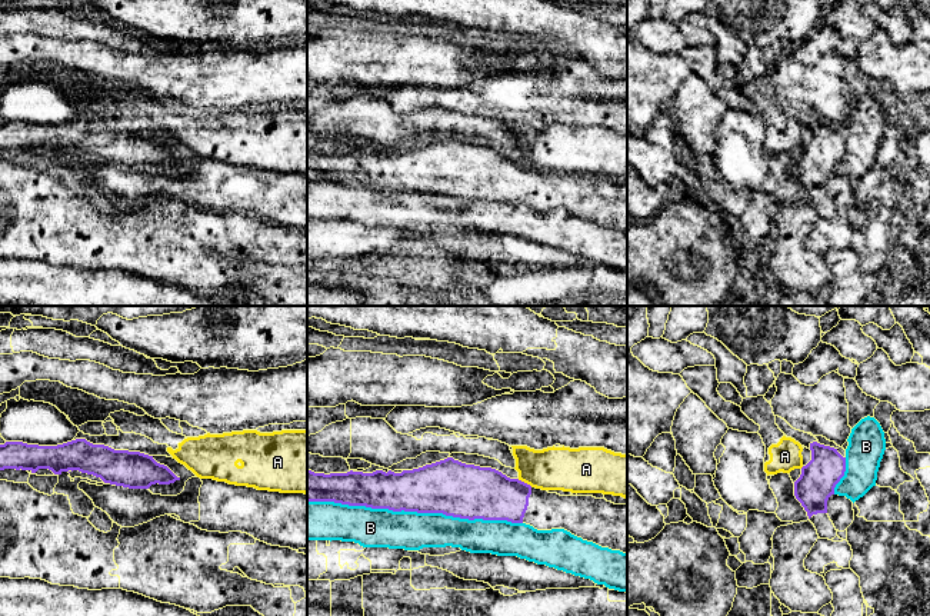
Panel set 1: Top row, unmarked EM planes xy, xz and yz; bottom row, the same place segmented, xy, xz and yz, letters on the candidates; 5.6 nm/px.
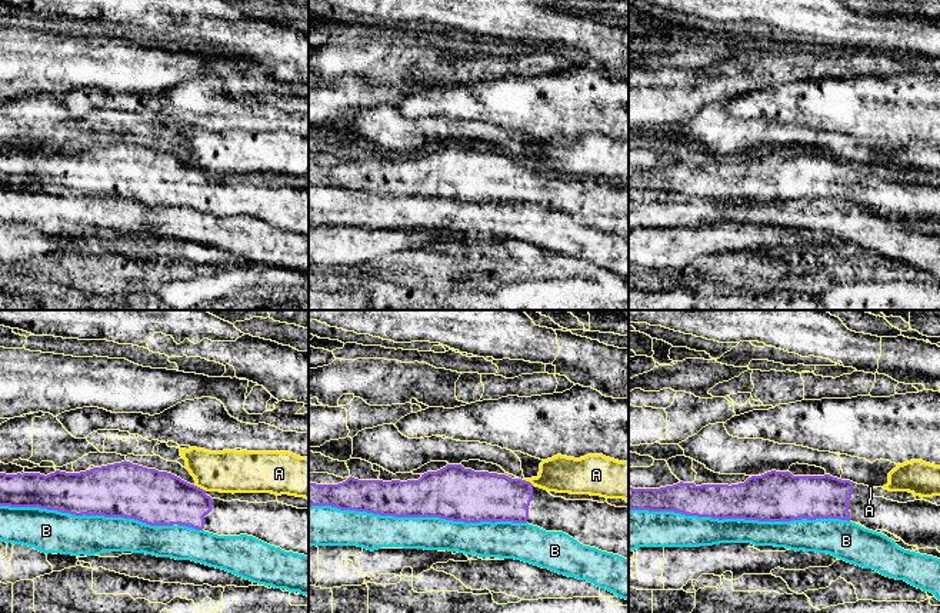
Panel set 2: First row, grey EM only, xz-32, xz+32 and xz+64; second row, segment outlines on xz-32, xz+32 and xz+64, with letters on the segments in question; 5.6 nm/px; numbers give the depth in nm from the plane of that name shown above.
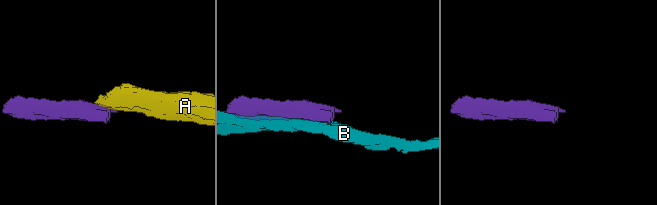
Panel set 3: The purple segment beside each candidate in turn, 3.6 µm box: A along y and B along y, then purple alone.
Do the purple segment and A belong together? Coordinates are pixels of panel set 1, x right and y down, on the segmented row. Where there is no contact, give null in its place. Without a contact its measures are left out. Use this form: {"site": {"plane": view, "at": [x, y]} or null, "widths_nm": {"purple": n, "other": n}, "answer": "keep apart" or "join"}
{"site": {"plane": "xz", "at": [523, 482]}, "widths_nm": {"purple": 300, "other": 240}, "answer": "keep apart"}

